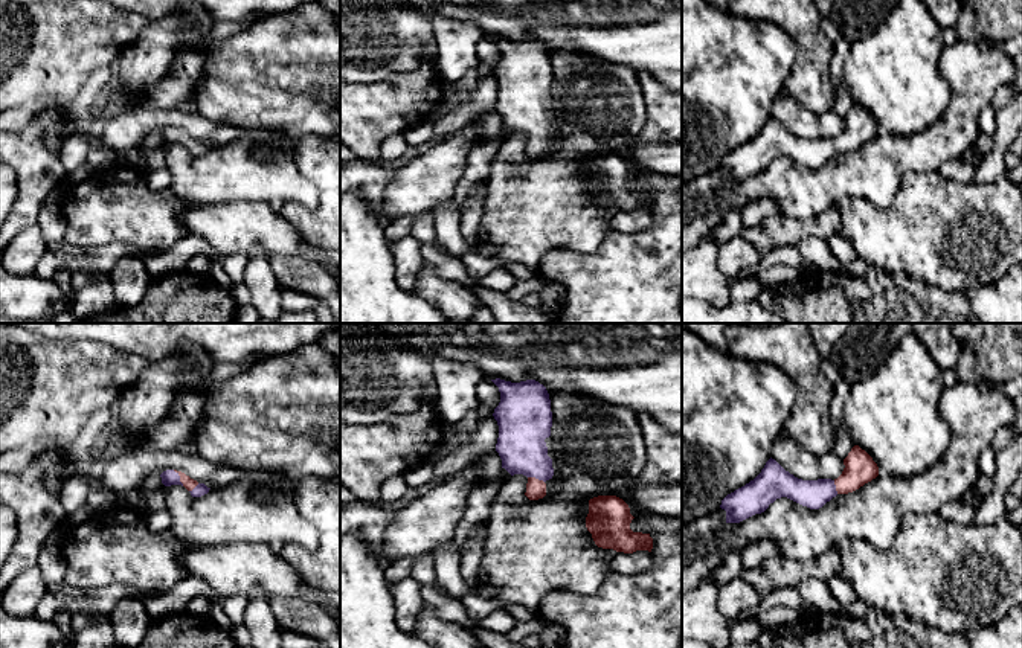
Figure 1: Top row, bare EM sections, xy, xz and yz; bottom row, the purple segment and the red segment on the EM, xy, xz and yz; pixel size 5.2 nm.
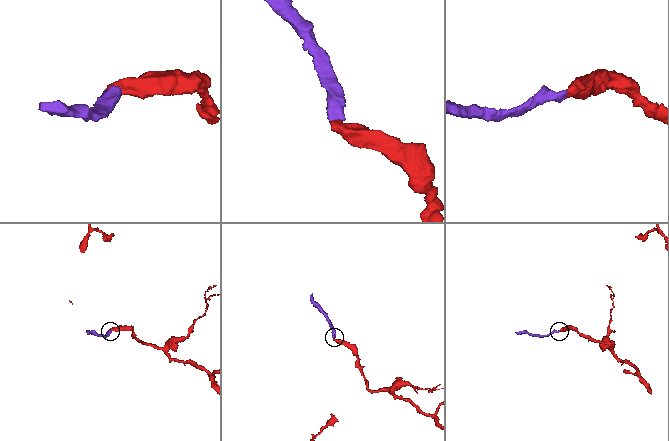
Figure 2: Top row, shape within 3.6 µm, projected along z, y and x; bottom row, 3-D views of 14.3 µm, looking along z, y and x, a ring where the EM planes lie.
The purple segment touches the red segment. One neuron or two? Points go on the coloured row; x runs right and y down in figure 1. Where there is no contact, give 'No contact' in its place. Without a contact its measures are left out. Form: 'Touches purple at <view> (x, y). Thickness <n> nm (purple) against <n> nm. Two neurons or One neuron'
Touches purple at xy (179, 477). Thickness 80 nm (purple) against 70 nm. One neuron

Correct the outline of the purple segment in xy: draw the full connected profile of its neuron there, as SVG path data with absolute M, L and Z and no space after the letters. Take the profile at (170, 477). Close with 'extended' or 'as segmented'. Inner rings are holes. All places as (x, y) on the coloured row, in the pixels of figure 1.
M166 470L160 474L160 477L165 486L182 485L191 492L192 497L201 497L211 489L204 483L198 483L197 480L177 470Z; extended

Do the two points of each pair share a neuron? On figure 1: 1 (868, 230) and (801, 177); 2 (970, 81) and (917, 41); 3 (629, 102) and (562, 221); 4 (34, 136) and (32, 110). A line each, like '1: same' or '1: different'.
1: different
2: different
3: same
4: different

